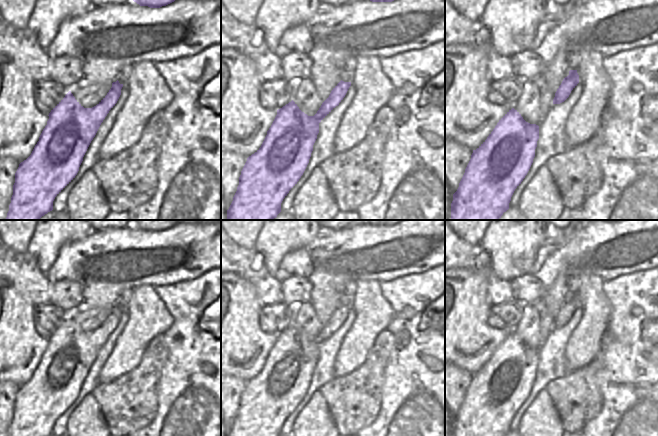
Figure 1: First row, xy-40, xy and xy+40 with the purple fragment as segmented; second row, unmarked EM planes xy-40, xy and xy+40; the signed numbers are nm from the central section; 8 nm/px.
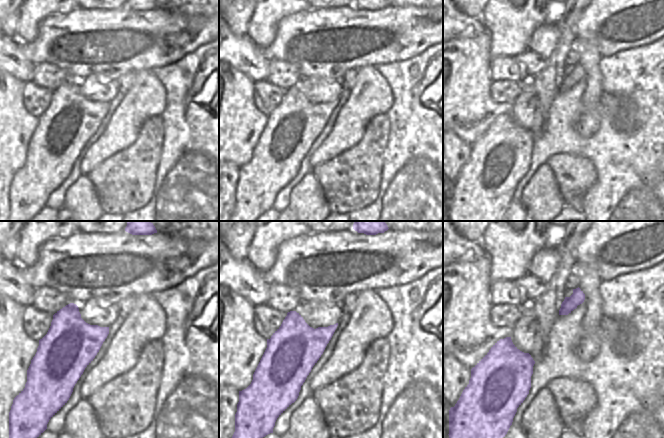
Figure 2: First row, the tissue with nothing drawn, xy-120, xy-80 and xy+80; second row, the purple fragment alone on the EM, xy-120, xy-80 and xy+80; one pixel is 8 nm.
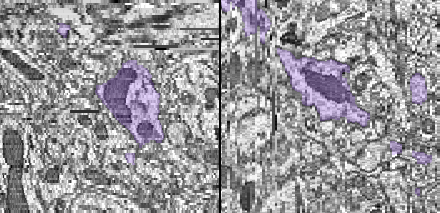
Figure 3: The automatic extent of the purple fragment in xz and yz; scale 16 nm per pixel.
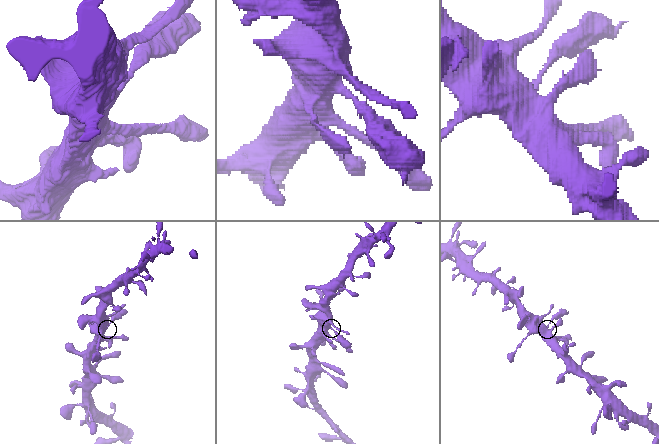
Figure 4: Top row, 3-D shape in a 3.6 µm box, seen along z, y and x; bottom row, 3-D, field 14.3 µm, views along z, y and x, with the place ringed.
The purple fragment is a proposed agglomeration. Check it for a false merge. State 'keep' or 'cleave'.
keep

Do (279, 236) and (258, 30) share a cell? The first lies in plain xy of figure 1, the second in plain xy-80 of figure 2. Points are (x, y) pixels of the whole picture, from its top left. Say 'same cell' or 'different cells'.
same cell

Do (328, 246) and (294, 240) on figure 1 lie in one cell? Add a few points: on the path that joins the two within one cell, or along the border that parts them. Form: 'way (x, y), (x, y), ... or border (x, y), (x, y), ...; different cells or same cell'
border (320, 230), (311, 241), (287, 252); different cells

